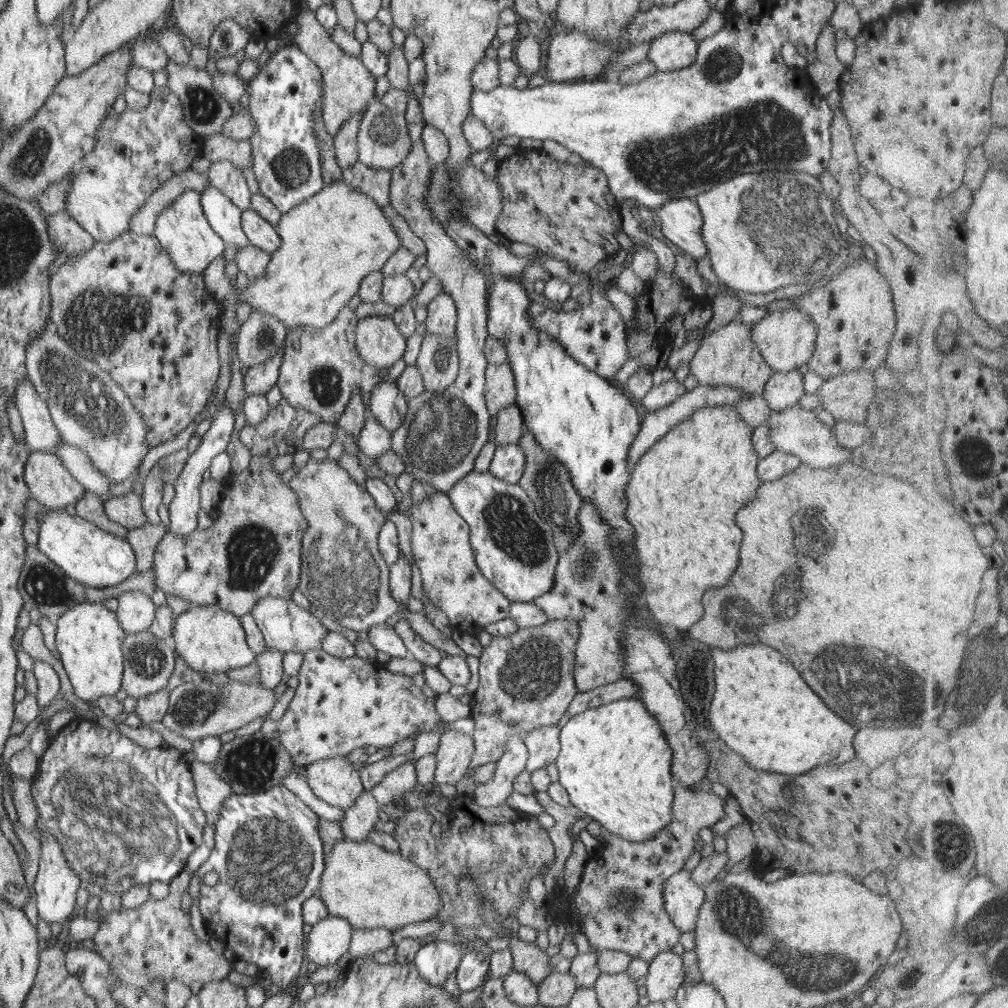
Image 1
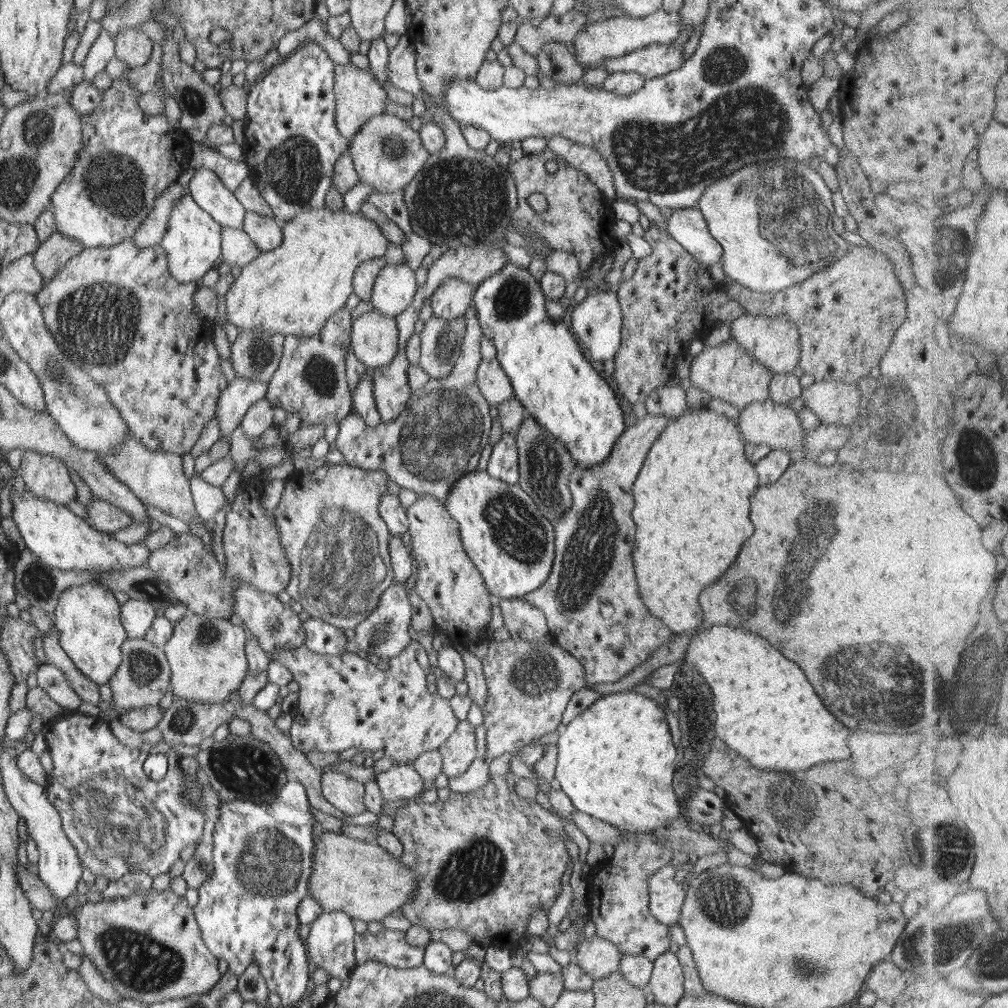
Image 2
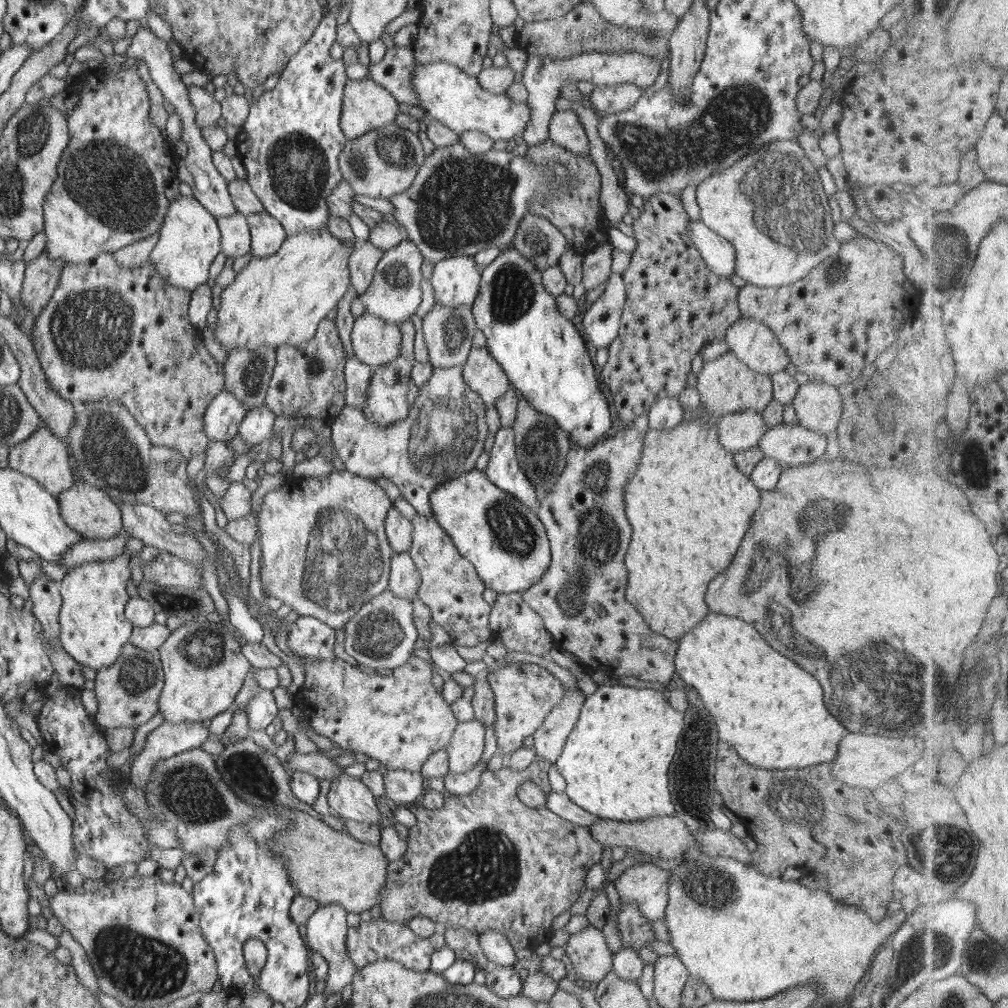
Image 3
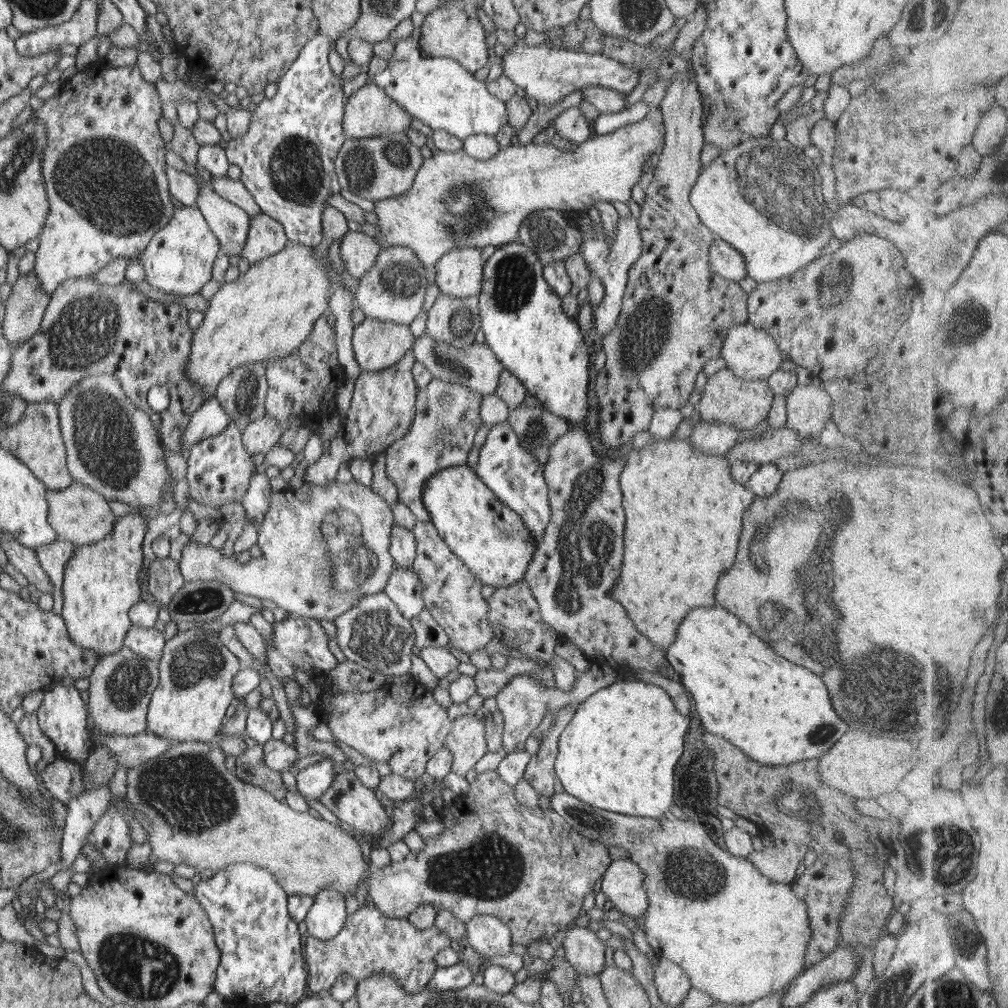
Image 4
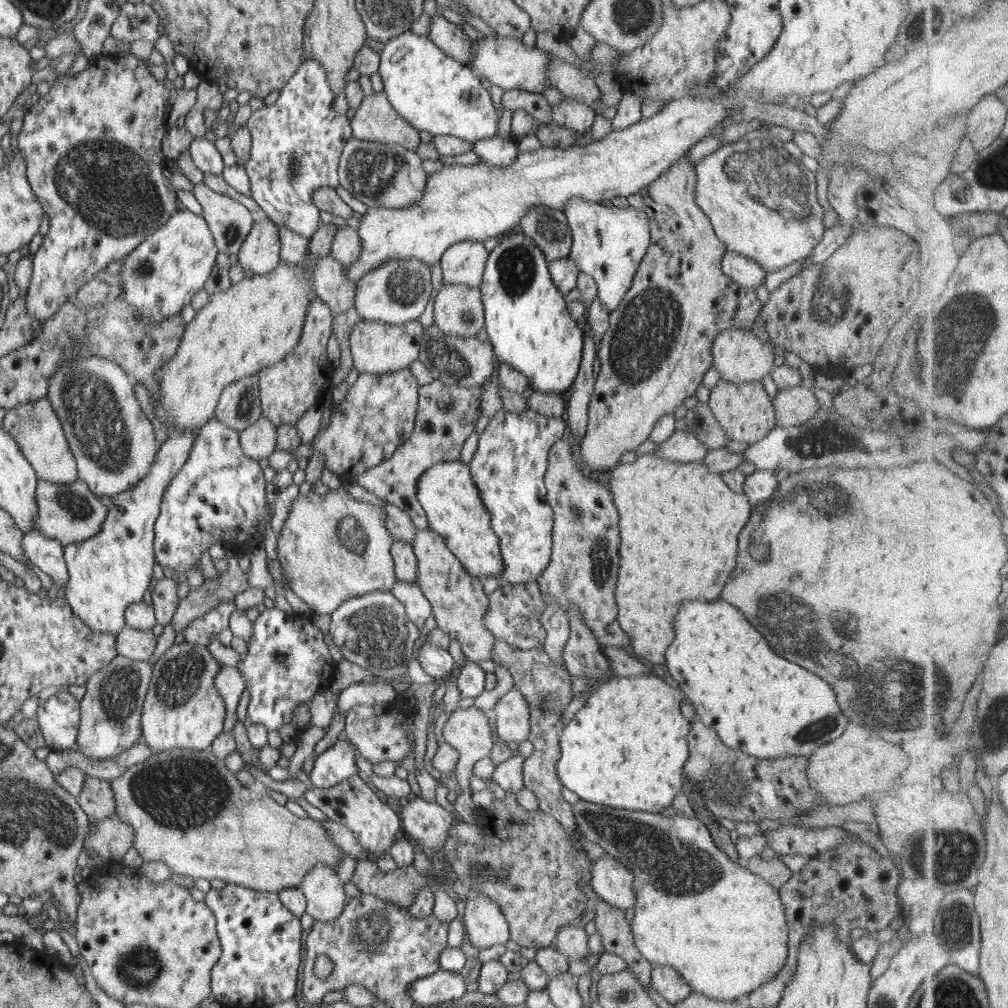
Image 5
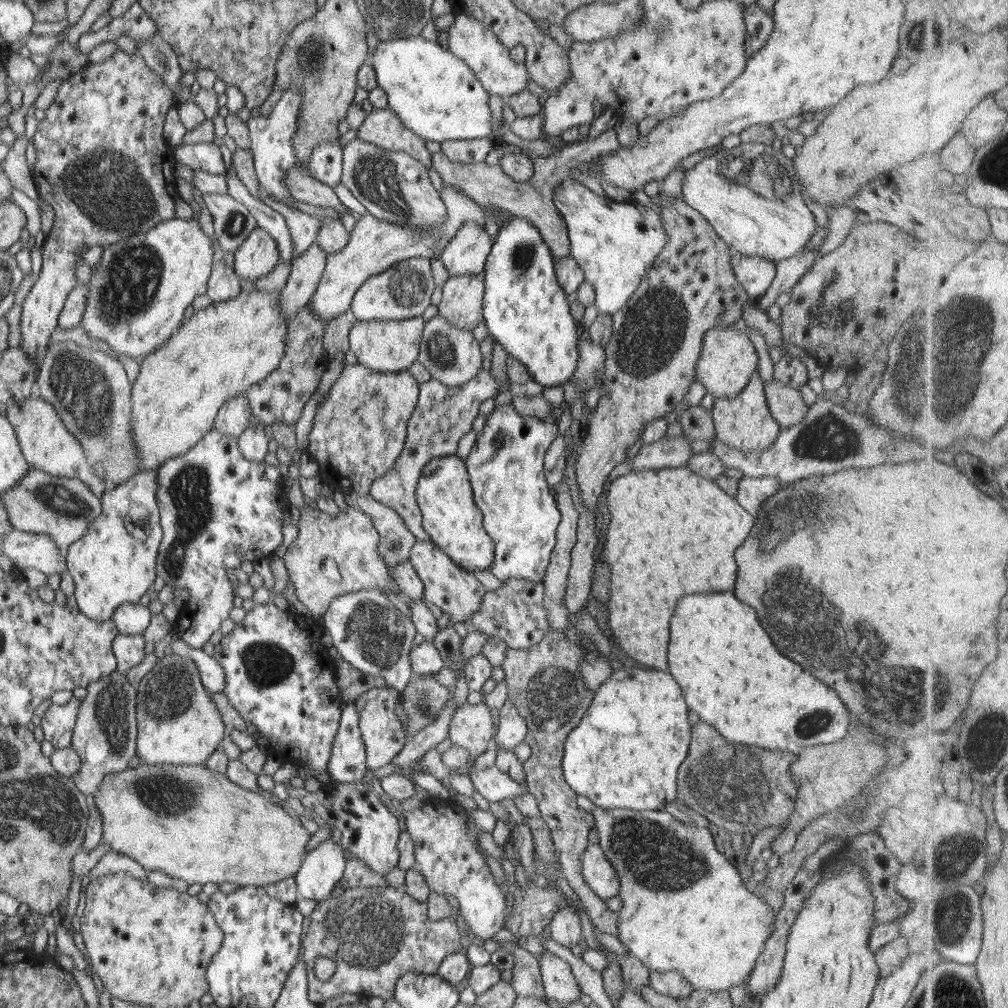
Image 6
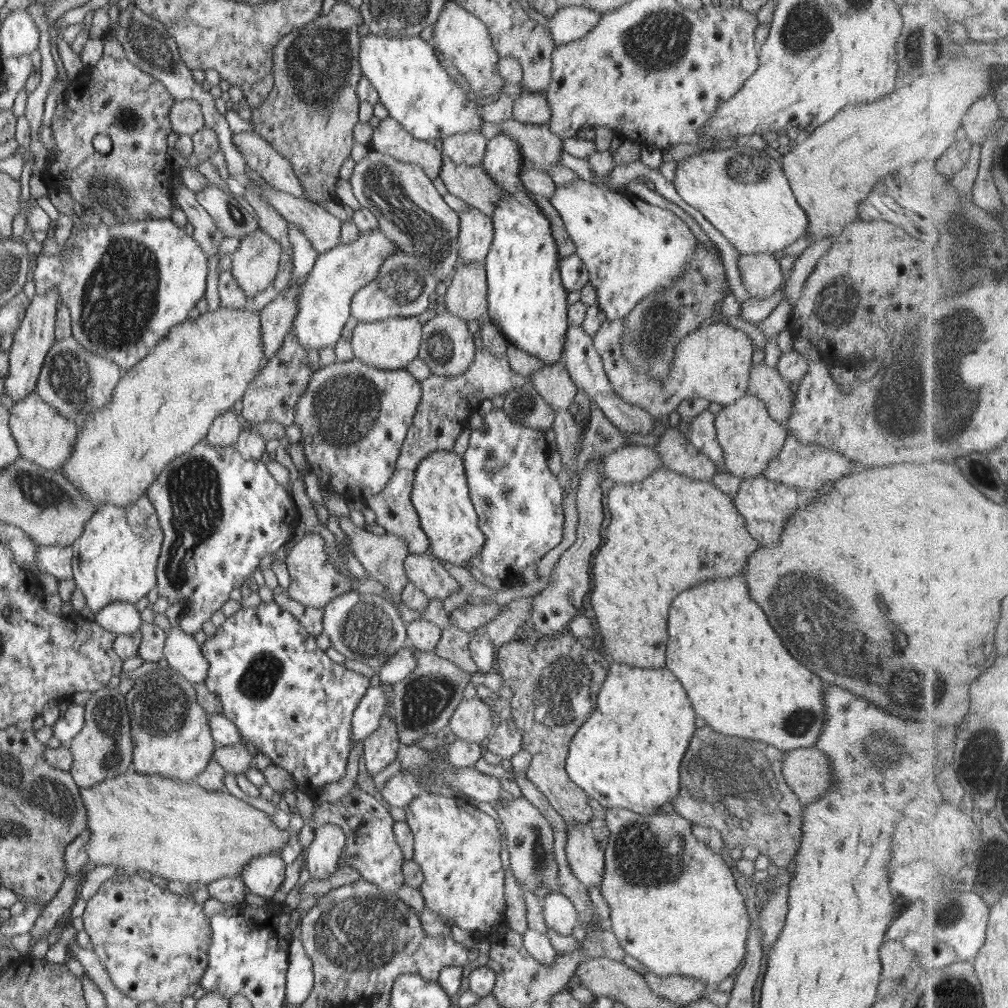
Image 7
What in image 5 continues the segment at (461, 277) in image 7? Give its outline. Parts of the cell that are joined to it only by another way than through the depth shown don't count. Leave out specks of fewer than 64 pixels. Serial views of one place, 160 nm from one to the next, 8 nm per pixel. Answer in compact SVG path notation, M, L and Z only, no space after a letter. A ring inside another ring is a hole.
M463 284L442 285L433 302L433 326L439 331L471 337L483 328L478 288L467 288Z

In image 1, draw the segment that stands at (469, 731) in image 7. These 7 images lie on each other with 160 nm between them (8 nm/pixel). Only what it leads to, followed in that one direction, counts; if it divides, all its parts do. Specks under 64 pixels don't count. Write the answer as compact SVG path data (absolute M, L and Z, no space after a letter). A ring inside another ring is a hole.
M455 729L446 730L436 741L436 766L433 780L438 784L454 785L467 772L474 754L471 736Z

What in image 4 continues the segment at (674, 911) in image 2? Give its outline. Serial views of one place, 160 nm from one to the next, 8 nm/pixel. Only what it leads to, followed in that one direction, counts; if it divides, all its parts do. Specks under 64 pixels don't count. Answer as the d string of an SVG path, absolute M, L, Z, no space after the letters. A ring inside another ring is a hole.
M613 860L602 876L600 892L619 912L633 918L644 915L647 897L642 887L643 873L635 863Z

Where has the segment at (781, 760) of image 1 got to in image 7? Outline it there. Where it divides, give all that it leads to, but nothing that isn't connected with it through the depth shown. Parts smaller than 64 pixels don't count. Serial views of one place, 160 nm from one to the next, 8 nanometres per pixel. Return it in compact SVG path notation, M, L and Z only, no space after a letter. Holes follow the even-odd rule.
M743 569L731 578L705 580L695 588L681 592L671 602L667 616L665 667L675 674L685 688L695 716L703 718L705 724L715 732L739 739L757 740L781 752L813 747L825 726L822 712L822 688L825 683L789 656L761 608L747 598L748 588L745 584Z

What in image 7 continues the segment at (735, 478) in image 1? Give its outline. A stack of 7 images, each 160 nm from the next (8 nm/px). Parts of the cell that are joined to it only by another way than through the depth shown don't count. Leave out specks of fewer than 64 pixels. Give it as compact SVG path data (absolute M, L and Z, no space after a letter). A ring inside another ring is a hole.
M657 468L642 481L613 485L607 494L605 506L607 506L607 512L609 512L609 524L605 526L605 542L599 546L593 560L593 567L591 568L593 572L593 591L589 596L593 618L595 618L593 622L595 622L595 626L599 630L599 636L601 636L601 648L603 648L604 654L611 656L611 660L617 662L617 664L637 668L660 669L665 666L665 640L667 640L665 618L667 618L667 608L669 608L671 600L679 592L691 588L697 582L703 582L703 580L709 580L709 578L727 577L727 574L733 576L735 573L741 572L748 562L750 553L757 550L760 544L751 538L750 534L745 530L745 521L732 505L731 498L715 488L709 480L693 480L671 470Z

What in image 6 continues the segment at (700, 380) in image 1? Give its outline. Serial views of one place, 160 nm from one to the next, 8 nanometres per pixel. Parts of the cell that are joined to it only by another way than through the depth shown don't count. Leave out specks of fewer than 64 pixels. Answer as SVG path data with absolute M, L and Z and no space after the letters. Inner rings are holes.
M755 369L746 386L732 398L717 398L710 411L715 436L733 448L743 450L765 450L773 444L780 427L772 419L765 401L763 383L759 377L759 369Z

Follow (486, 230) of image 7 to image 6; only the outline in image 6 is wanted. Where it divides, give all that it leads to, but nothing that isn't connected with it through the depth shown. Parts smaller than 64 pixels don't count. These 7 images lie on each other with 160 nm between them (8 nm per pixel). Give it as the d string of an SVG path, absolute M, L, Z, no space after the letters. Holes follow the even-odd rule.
M473 221L460 224L438 256L447 276L477 276L482 273L492 240L484 227Z

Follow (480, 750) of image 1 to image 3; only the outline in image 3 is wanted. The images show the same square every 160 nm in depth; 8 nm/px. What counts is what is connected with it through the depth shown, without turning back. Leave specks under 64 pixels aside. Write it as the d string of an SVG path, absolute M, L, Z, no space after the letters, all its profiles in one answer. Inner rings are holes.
M522 662L502 665L495 671L485 672L483 675L494 696L493 734L497 743L496 753L508 757L543 723L551 709L564 695L564 686L543 667Z

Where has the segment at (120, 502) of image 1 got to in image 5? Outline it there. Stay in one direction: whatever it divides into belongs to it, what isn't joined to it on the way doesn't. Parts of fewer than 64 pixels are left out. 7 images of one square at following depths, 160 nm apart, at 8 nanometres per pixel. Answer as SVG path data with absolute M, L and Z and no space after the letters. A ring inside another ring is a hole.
M40 478L36 482L36 507L34 516L35 529L45 538L57 539L62 546L78 543L95 536L101 530L107 508L101 504L81 479L69 484L52 483Z

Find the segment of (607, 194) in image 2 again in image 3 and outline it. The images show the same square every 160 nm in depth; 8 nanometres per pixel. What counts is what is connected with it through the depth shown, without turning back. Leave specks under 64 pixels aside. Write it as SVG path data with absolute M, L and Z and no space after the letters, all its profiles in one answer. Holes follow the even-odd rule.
M571 110L554 111L548 122L548 138L574 155L587 154L587 137Z

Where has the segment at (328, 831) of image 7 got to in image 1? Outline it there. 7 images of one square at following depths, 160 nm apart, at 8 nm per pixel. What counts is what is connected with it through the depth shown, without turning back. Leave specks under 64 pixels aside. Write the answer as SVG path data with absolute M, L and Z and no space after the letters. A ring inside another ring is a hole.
M328 915L311 925L304 956L319 966L335 964L348 952L353 927L347 920Z

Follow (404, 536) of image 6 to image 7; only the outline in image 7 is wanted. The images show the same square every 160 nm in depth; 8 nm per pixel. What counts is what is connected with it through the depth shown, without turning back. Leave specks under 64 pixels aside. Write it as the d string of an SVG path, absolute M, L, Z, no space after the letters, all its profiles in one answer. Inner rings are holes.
M339 516L337 520L339 528L351 541L349 548L354 554L354 558L357 558L357 562L360 562L361 566L365 568L365 572L367 572L369 578L377 580L379 584L382 584L386 588L395 605L398 605L400 608L401 600L399 592L408 582L403 572L404 558L409 553L406 542L391 533L383 534L383 536L373 535L355 527L352 521L345 516Z

